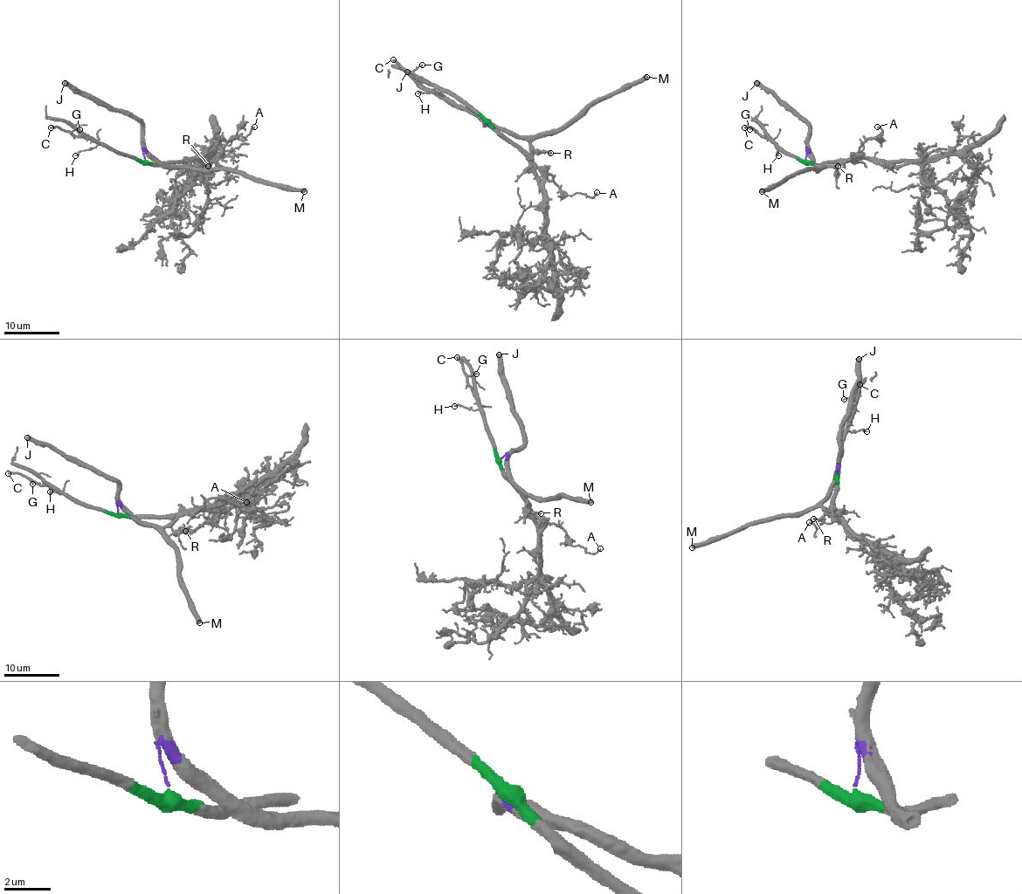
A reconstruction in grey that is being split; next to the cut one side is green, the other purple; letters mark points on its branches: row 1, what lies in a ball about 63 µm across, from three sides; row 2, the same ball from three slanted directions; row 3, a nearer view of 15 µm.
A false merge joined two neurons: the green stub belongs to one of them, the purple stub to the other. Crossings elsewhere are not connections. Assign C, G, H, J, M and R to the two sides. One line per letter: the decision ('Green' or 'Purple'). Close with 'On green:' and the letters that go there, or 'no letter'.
C: Green
G: Green
H: Green
J: Purple
M: Purple
R: Purple
On green: C, G, H

